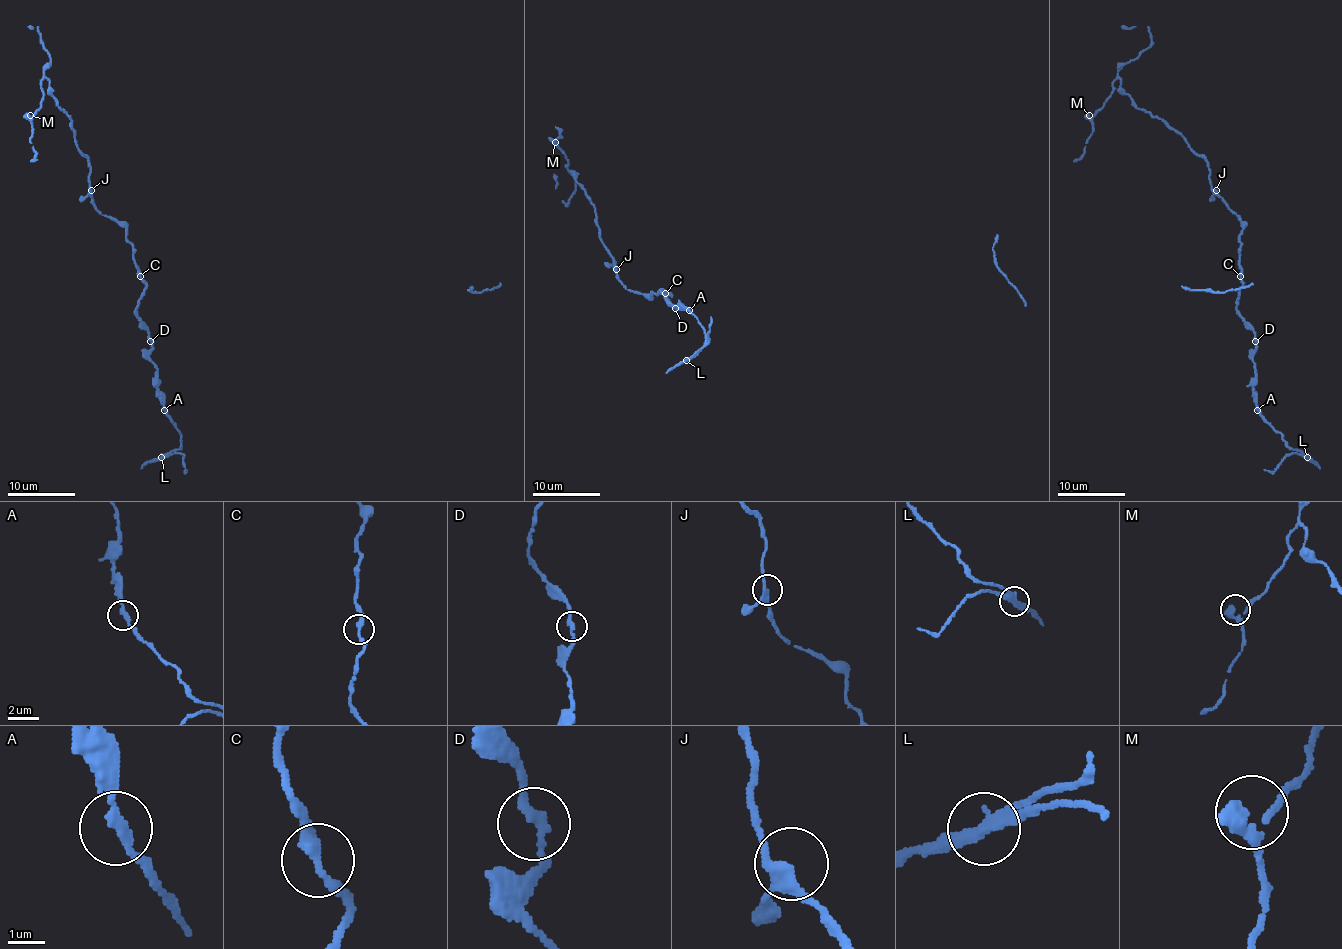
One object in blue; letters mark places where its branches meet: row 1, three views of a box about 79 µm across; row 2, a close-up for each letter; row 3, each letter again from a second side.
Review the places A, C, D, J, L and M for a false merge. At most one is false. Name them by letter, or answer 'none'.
L

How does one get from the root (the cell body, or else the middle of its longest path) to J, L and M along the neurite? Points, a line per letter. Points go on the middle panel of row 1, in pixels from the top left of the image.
J: (664, 290), (670, 295), (631, 292), (619, 281), (616, 269)
L: (664, 290), (665, 298), (675, 308), (674, 305), (686, 308), (706, 334), (704, 344), (686, 359)
M: (664, 290), (670, 295), (643, 295), (619, 281), (614, 259), (599, 235), (594, 205), (555, 142)

